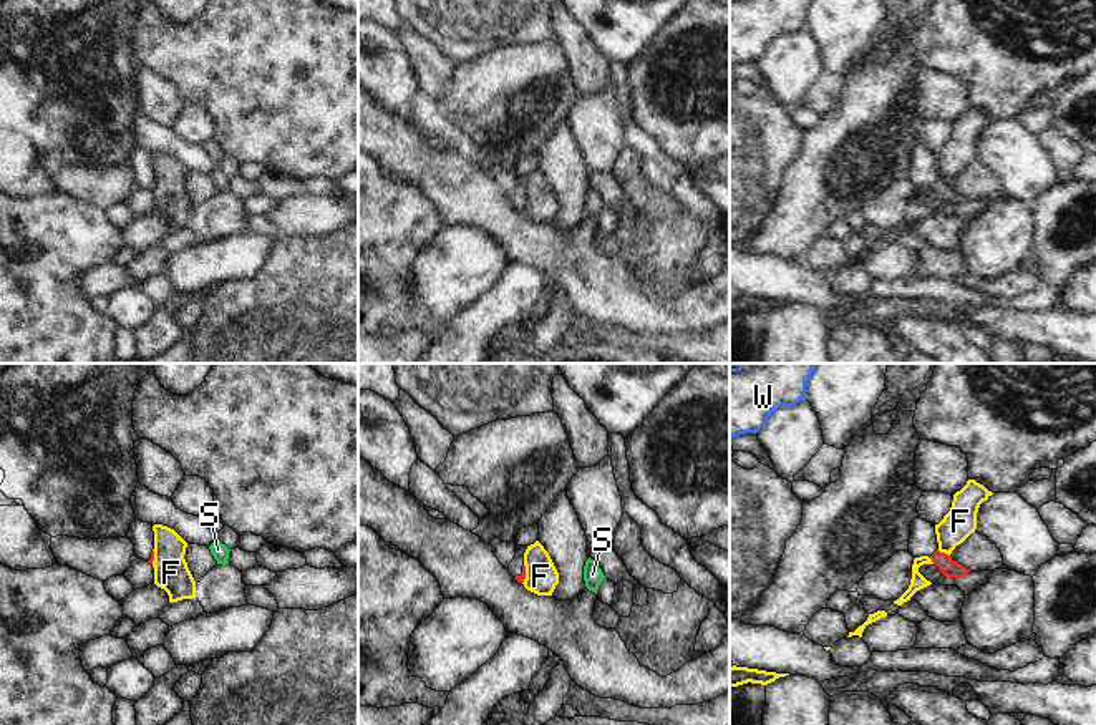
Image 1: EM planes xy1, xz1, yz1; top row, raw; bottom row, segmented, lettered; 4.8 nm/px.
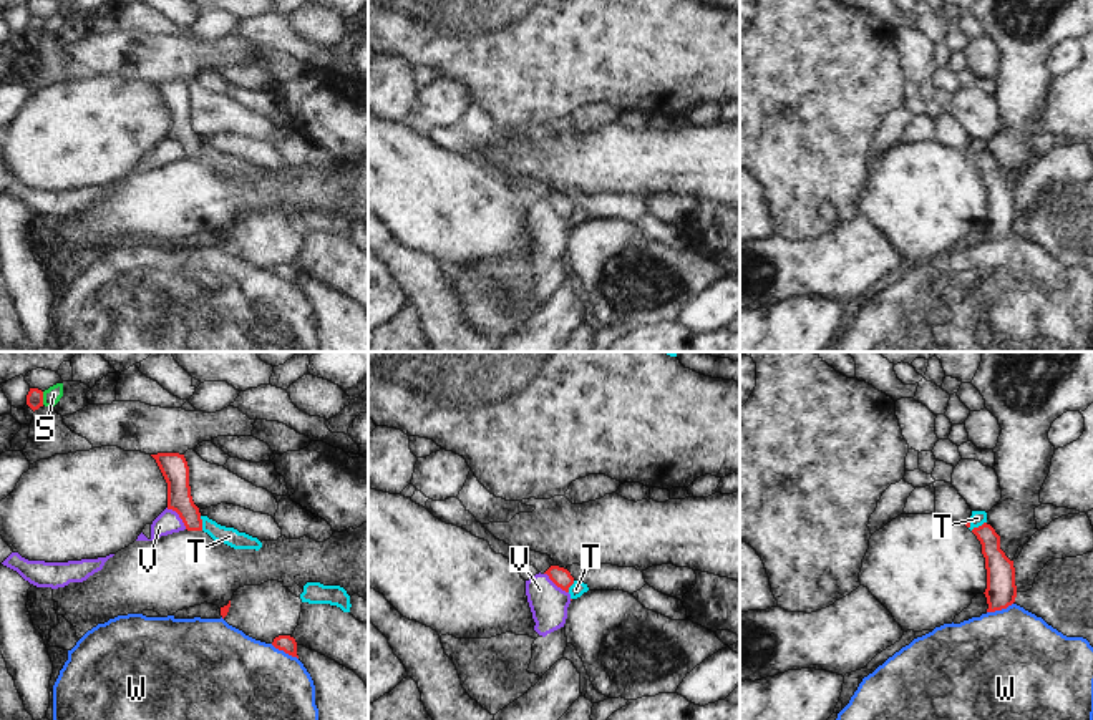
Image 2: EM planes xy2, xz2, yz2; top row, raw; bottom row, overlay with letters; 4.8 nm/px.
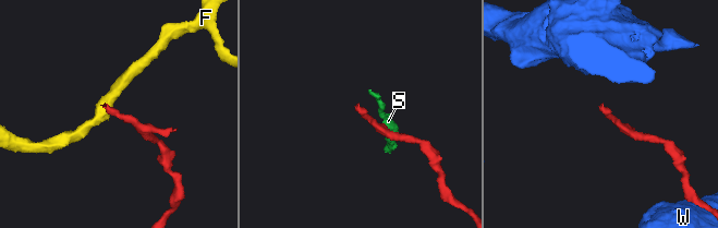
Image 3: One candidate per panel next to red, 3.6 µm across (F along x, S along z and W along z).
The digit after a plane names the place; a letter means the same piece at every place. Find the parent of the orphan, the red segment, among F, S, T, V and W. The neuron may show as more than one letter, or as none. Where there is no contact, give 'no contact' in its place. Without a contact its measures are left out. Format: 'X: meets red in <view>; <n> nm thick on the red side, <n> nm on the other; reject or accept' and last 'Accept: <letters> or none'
F: meets red in yz1; 90 nm thick on the red side, 160 nm on the other; reject
S: meets red in xy2; 80 nm thick on the red side, 80 nm on the other; reject
T: meets red in yz2; 140 nm thick on the red side, 70 nm on the other; reject
V: meets red in xy2; 130 nm thick on the red side, 110 nm on the other; reject
W: meets red in xy2; 80 nm thick on the red side, 400 nm on the other; reject
Accept: none

